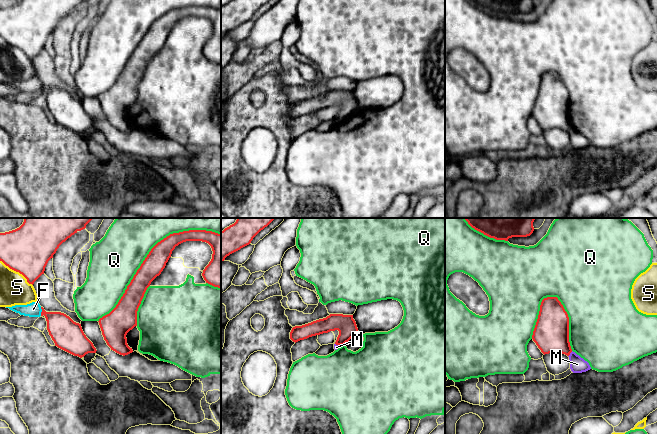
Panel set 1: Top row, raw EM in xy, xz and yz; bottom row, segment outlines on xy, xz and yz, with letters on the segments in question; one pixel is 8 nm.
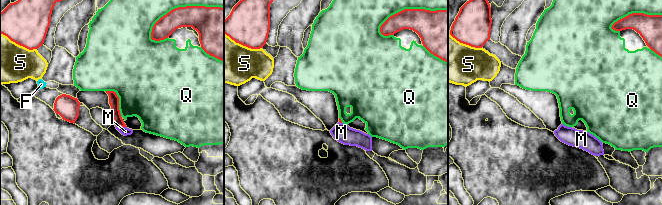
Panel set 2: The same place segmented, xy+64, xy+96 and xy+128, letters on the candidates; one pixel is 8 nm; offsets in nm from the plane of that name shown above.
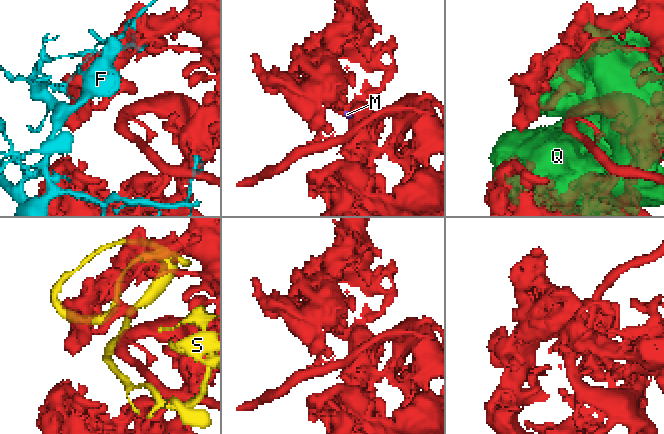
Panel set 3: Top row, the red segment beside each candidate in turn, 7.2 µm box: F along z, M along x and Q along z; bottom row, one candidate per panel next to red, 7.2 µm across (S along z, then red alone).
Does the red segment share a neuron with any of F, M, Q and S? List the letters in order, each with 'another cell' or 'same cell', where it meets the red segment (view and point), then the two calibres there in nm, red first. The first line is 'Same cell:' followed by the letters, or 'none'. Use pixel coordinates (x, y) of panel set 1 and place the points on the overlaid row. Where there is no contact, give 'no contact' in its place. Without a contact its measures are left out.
Same cell: none
F: another cell; contact xy (42, 311); calibres 220 and 120 nm
M: another cell; contact yz (569, 354); calibres 280 and 130 nm
Q: another cell; contact xy (149, 252); calibres 170 and 420 nm
S: another cell; contact xy (17, 271); calibres 380 and 240 nm

